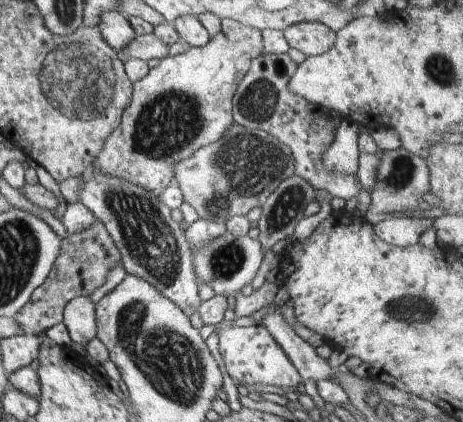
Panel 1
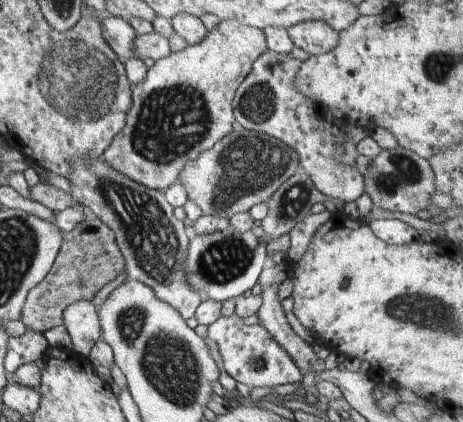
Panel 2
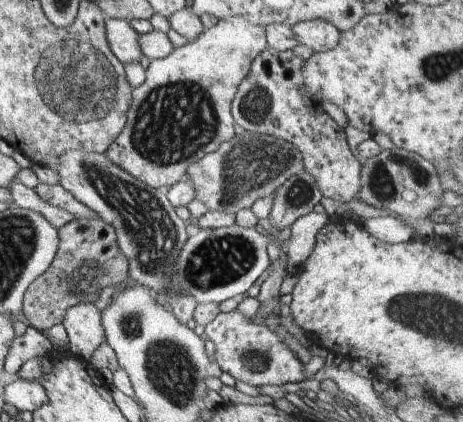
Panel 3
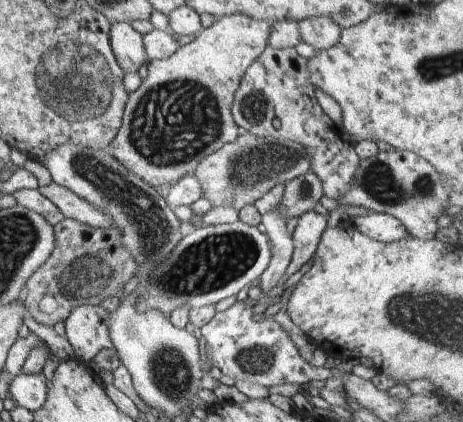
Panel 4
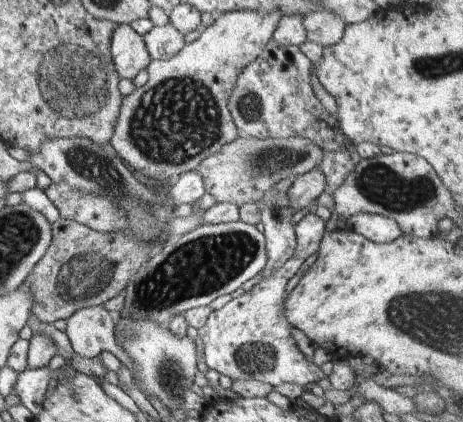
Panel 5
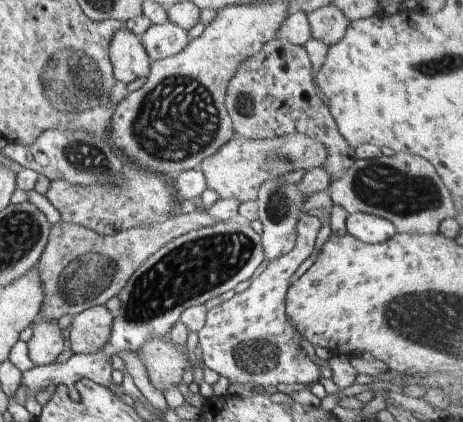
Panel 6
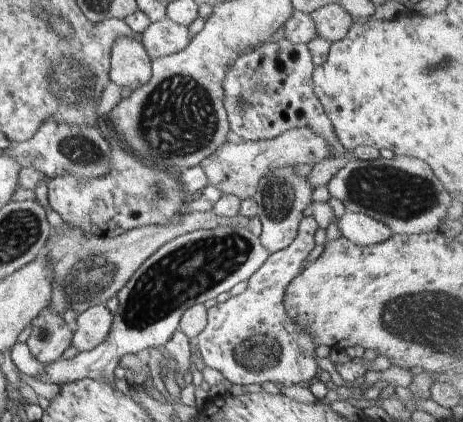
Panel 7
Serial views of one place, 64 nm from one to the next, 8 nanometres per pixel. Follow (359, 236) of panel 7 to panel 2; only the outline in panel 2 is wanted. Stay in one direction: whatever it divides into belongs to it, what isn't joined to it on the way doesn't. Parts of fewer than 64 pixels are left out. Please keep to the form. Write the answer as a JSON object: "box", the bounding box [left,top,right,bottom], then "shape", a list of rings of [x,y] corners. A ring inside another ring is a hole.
{"box":[367,218,421,245],"shape":[[[396,218],[367,219],[372,232],[391,245],[405,245],[417,241],[421,232]]]}

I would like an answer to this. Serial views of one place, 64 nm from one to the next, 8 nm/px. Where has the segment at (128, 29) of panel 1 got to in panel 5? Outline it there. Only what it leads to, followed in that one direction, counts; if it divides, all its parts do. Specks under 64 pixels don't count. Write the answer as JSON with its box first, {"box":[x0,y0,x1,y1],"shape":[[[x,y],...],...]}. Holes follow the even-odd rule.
{"box":[111,24,152,79],"shape":[[[129,24],[117,25],[113,30],[111,57],[122,79],[134,79],[140,70],[147,68],[152,59],[143,35],[139,35]]]}

